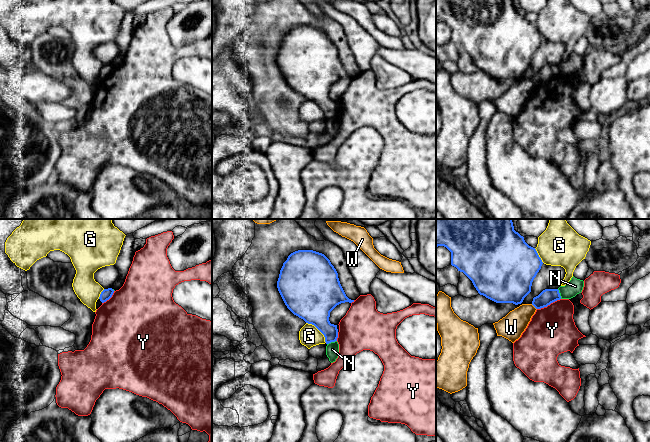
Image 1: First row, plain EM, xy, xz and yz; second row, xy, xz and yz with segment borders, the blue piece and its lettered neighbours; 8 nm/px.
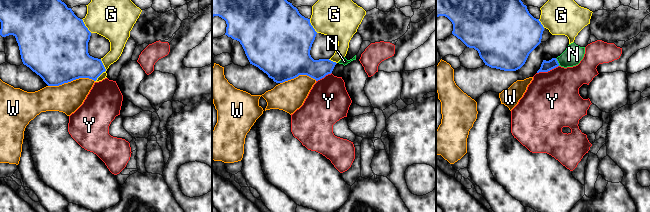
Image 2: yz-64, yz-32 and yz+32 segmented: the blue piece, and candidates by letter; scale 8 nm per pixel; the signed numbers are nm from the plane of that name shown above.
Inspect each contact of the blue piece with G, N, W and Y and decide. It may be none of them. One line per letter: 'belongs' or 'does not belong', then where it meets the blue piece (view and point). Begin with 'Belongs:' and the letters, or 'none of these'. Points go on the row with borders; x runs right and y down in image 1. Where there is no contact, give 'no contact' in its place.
Belongs: none of these
G: does not belong; meets blue in xz at (318, 329)
N: does not belong; meets blue in xz at (331, 341)
W: does not belong; meets blue in yz at (534, 306)
Y: does not belong; meets blue in yz at (548, 304)

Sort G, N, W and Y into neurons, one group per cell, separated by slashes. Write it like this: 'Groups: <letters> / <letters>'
Groups: G / N / W / Y

